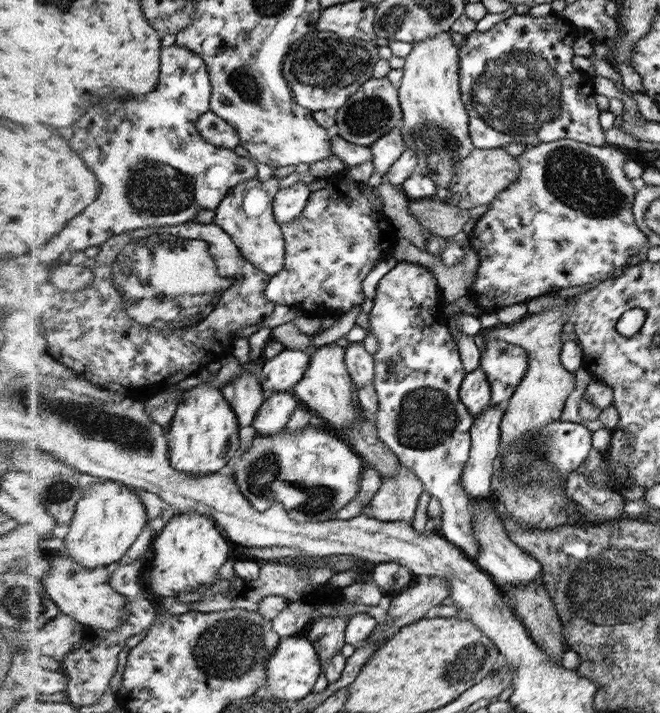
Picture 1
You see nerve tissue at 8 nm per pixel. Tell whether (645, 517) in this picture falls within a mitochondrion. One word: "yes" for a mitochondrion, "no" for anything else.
no

